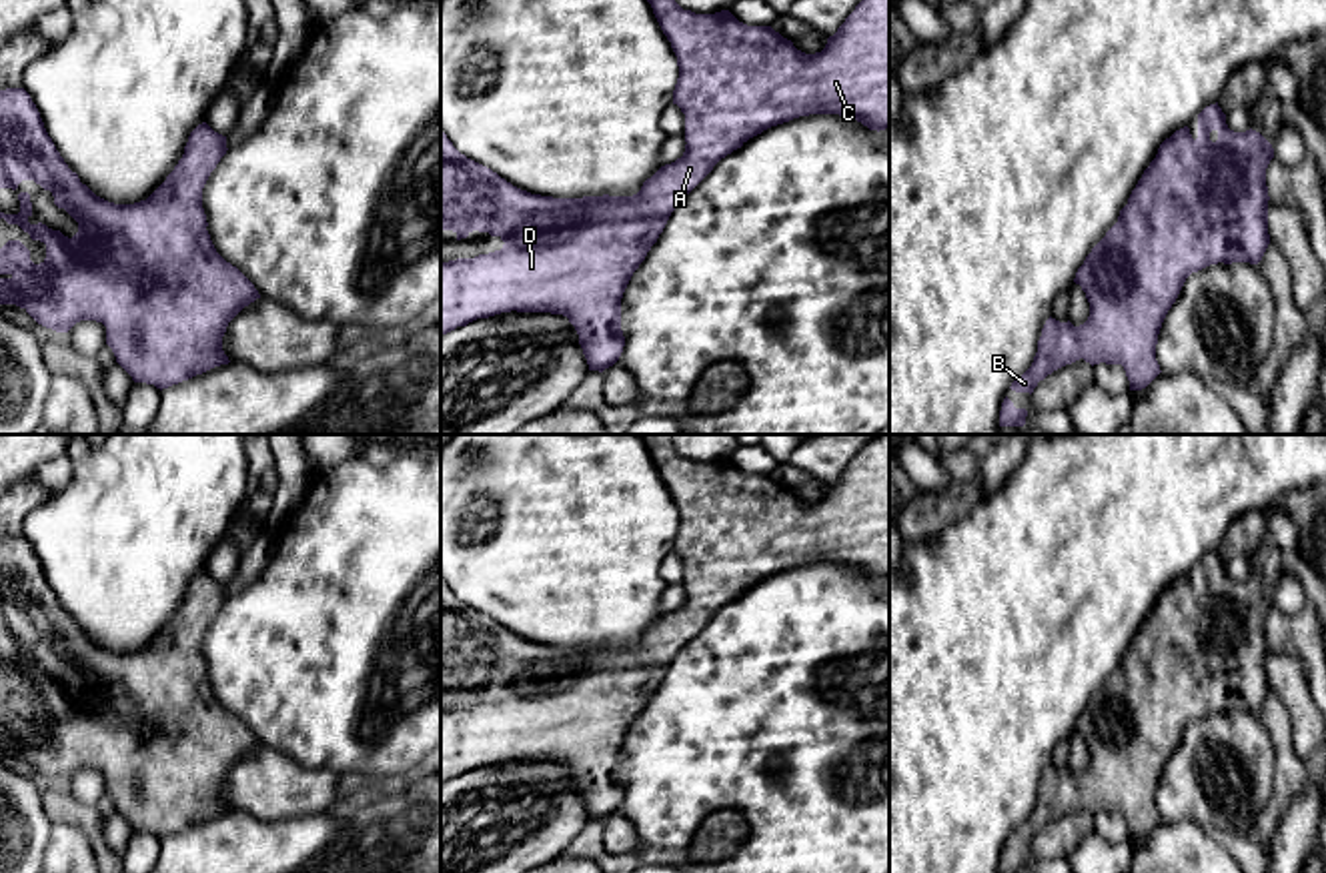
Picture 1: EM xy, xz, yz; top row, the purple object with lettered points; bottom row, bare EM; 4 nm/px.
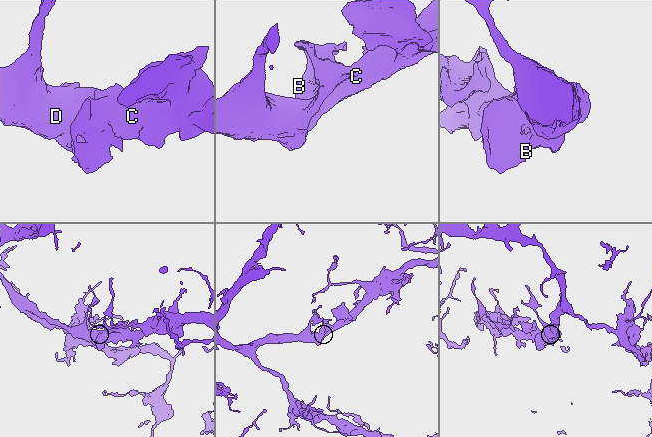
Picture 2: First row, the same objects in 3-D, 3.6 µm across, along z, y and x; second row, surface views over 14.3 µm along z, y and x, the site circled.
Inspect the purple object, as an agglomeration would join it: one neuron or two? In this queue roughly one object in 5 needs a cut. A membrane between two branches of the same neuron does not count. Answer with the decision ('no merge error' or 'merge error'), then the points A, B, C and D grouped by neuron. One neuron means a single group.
no merge error; A B C D

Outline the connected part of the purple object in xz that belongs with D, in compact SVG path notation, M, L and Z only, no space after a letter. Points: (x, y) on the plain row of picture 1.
M641 434L641 439L645 441L645 447L653 457L653 463L677 505L679 527L673 539L673 553L677 553L685 563L687 593L683 605L671 613L661 615L651 627L643 631L641 639L633 645L603 643L603 645L583 645L583 647L553 647L553 645L531 643L527 639L513 635L491 617L461 603L447 587L447 583L441 579L441 679L453 679L457 683L457 689L467 687L473 679L479 679L479 681L489 681L491 685L499 685L505 691L501 699L489 703L441 711L441 785L455 779L457 775L467 775L477 767L489 767L511 759L563 763L569 767L569 771L575 775L579 783L579 793L587 807L589 819L603 821L605 817L613 815L619 809L625 795L625 785L621 779L621 747L633 721L639 717L651 695L657 691L675 655L713 619L713 615L721 607L741 597L749 587L761 583L763 579L809 563L849 565L861 571L863 575L867 575L869 579L877 579L877 581L889 577L889 434L875 434L845 467L845 471L837 477L837 481L827 487L825 497L815 503L805 503L797 499L791 489L783 487L771 475L747 475L739 471L729 459L721 459L715 463L695 463L691 459L683 459L673 447L673 434Z

